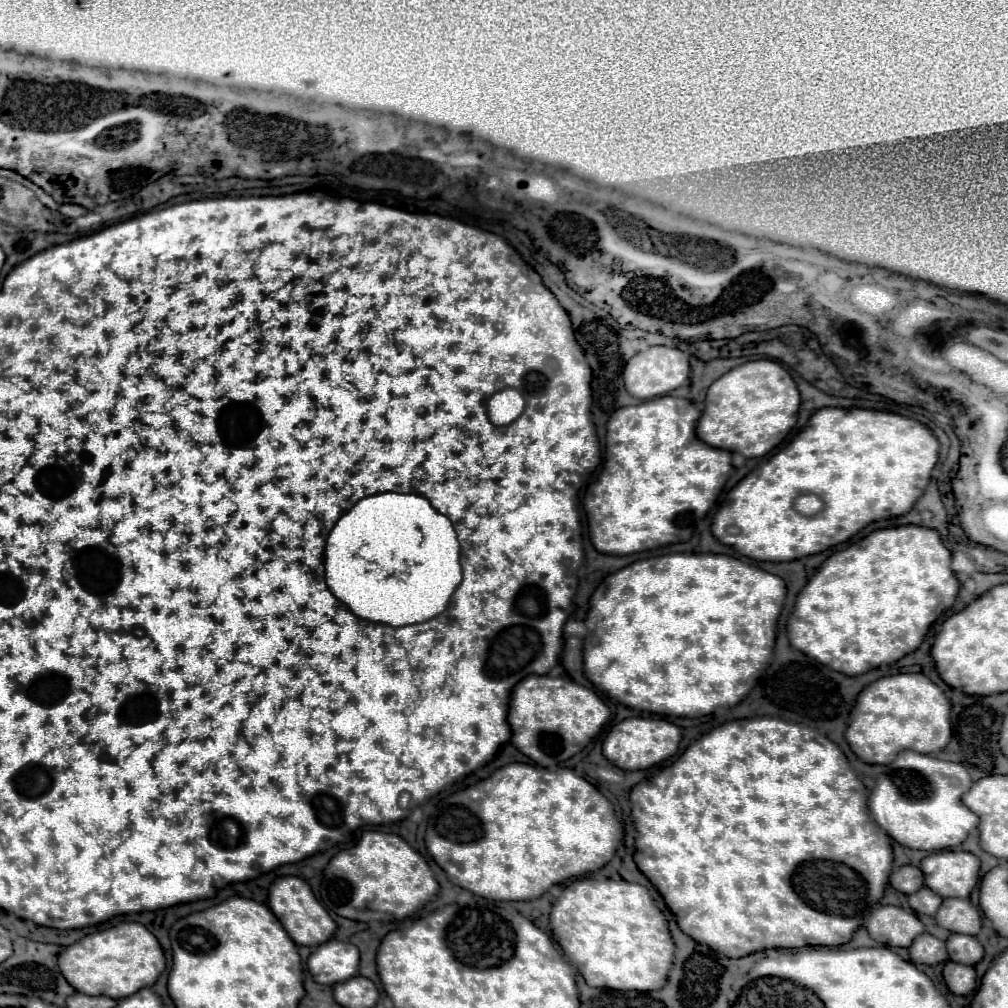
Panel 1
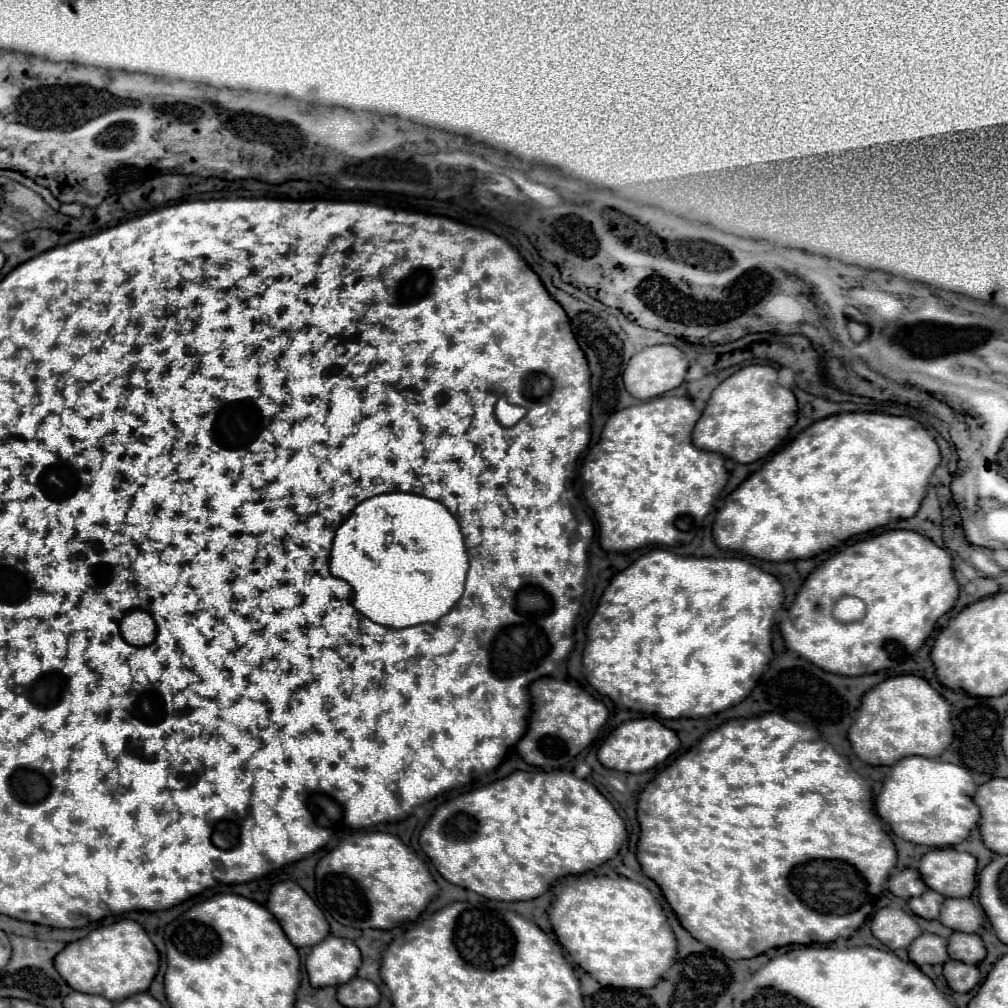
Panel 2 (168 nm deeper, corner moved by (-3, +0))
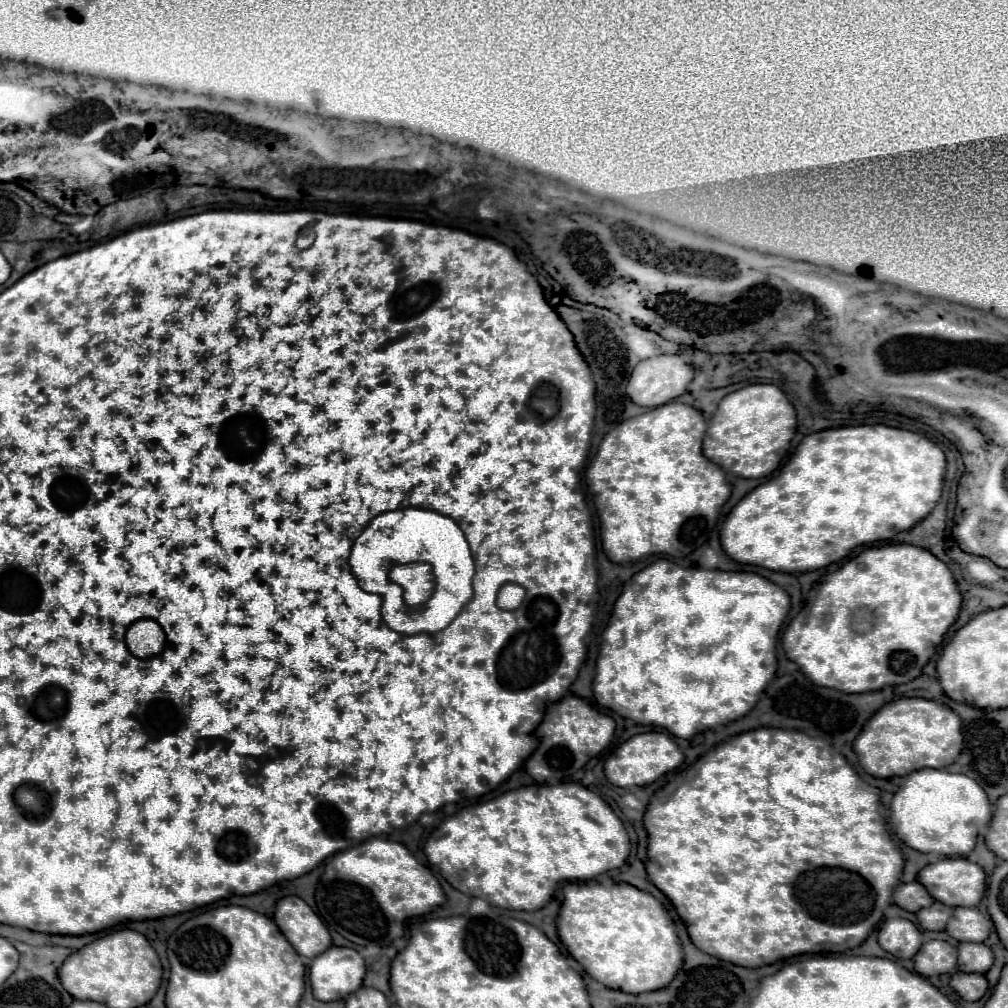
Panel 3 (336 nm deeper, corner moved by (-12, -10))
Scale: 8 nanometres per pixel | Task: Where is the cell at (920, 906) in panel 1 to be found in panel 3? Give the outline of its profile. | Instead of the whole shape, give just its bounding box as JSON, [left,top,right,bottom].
[916,902,952,930]

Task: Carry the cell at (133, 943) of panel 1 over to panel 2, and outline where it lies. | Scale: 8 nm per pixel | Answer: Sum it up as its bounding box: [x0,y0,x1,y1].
[55,918,159,1002]

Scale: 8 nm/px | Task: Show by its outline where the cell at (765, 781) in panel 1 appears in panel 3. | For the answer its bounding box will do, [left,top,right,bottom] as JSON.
[644,727,904,968]

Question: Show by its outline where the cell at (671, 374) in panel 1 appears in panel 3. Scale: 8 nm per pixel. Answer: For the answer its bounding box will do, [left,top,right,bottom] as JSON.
[626,356,694,408]

